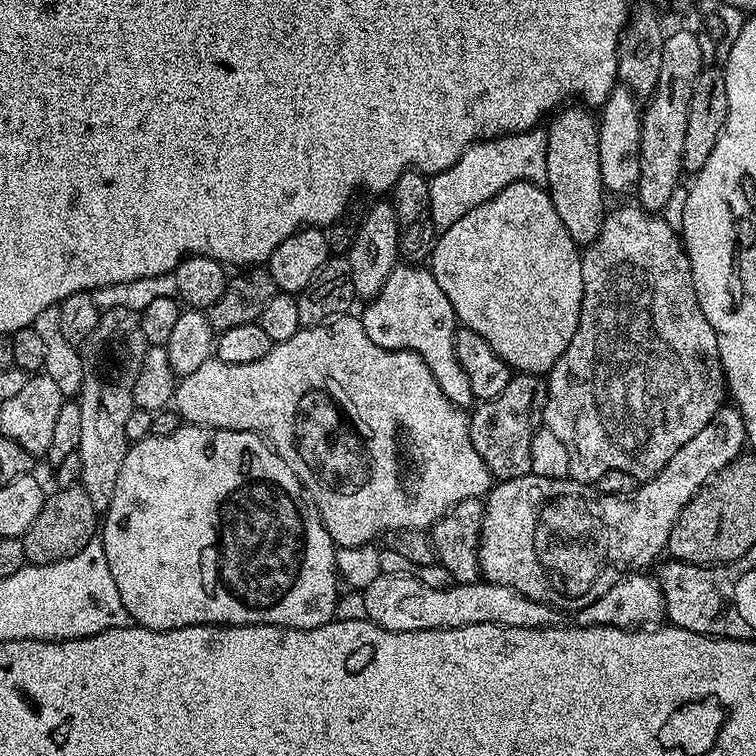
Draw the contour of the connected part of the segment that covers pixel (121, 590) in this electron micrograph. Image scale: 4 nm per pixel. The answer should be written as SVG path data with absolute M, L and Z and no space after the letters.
M181 426L176 429L174 433L167 434L166 437L148 435L145 440L135 441L135 443L129 447L126 458L122 462L122 470L118 470L118 486L114 486L114 498L110 502L108 511L103 513L102 539L104 541L104 549L106 550L106 562L110 562L110 574L114 574L114 586L118 586L118 594L122 594L122 606L126 606L129 617L141 628L149 628L155 632L165 632L166 630L185 628L186 626L194 626L195 624L222 624L225 626L234 624L278 624L281 628L317 628L323 624L329 624L337 615L337 547L333 544L330 534L326 530L326 526L318 514L315 503L310 499L308 493L304 491L304 485L300 483L300 479L294 474L294 470L290 470L290 466L286 466L284 459L282 459L278 453L274 451L272 445L257 432L239 432L238 430L222 430L221 428L193 428L191 426Z

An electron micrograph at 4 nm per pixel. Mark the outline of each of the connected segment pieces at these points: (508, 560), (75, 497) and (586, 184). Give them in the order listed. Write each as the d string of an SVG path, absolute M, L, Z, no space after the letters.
M721 406L658 475L643 481L630 496L608 496L571 478L551 480L529 474L499 481L484 500L480 531L483 579L510 586L561 613L575 614L602 598L625 576L647 569L644 567L667 549L672 528L690 498L745 448L740 409Z
M56 488L53 493L53 496L52 493L45 495L42 510L38 510L38 518L34 518L30 530L26 530L22 537L30 564L62 562L78 554L86 542L98 536L98 513L94 502L90 502L90 494L86 494L84 488Z
M572 106L561 107L546 124L546 191L554 202L554 210L558 210L558 218L562 218L562 226L566 226L566 234L578 246L587 246L598 238L606 215L602 162L598 162L600 130L597 117L593 113L591 116L587 107L568 107Z

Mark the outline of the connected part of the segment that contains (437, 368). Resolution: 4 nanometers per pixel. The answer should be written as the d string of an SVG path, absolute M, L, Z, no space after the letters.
M412 262L401 263L390 278L386 278L380 293L363 307L364 313L359 313L358 319L366 330L366 338L370 338L374 346L418 354L422 362L430 366L430 374L434 374L442 394L446 394L450 402L465 410L473 407L470 381L458 363L458 354L454 354L454 334L458 327L454 306L450 306L450 298L446 298L431 270Z

